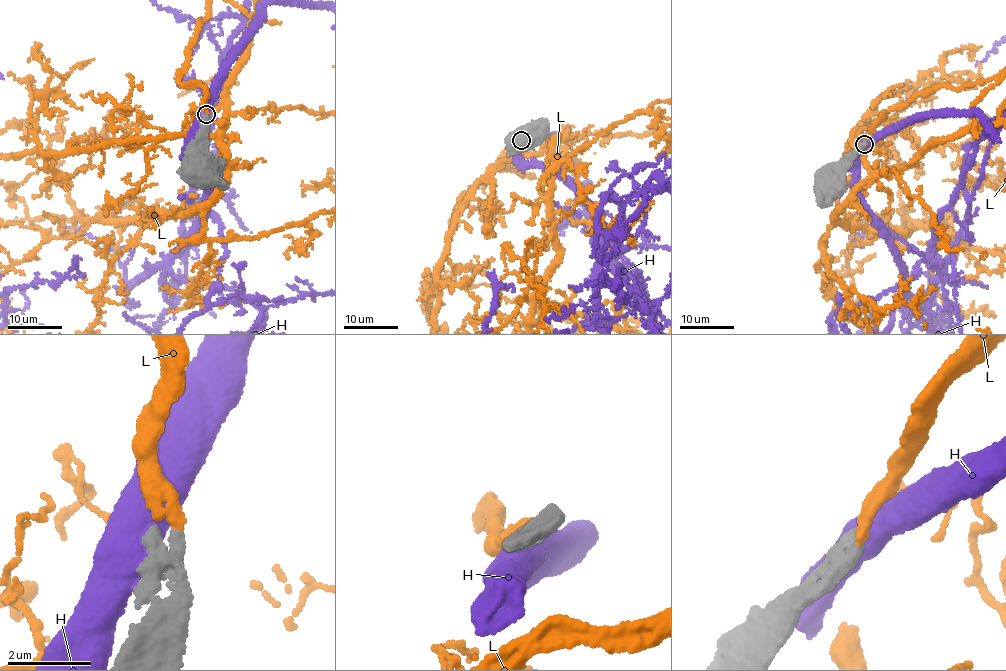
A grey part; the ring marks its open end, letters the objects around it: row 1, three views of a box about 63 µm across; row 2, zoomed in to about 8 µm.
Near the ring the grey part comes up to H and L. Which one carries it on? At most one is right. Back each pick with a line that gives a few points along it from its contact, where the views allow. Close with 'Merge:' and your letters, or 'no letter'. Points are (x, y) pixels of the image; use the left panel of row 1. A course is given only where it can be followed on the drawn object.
Merge: L

